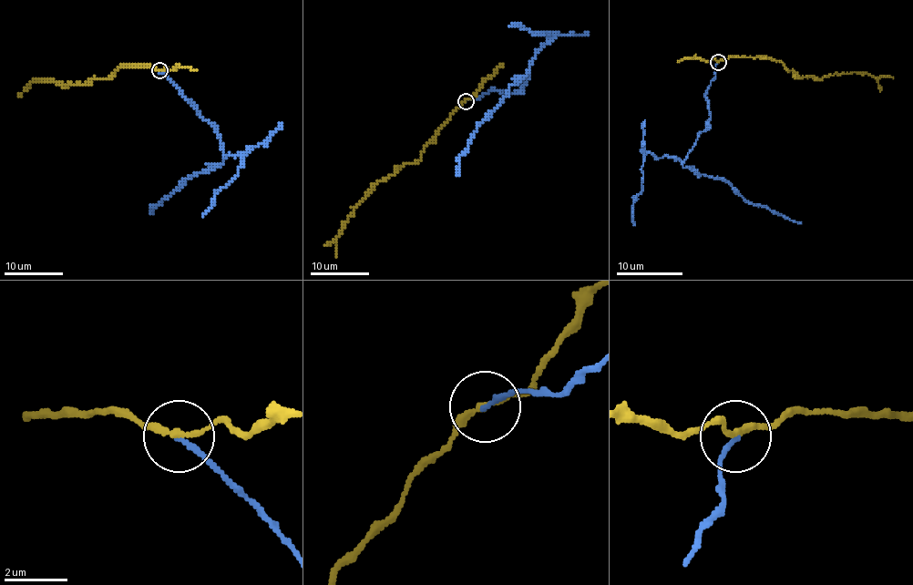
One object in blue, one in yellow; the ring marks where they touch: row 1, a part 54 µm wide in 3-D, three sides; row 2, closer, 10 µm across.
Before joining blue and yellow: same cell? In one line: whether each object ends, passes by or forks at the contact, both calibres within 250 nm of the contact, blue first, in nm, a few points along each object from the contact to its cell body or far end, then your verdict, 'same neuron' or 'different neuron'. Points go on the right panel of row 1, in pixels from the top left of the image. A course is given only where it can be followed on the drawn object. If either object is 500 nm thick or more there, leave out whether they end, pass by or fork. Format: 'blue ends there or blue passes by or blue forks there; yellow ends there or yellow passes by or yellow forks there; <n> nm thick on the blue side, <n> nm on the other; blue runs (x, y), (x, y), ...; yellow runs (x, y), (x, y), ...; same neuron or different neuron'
blue ends there; yellow passes by; 150 nm thick on the blue side, 180 nm on the other; blue runs (719, 62), (705, 93), (711, 115), (682, 166), (699, 174), (720, 178), (746, 202), (801, 223); yellow runs (719, 62), (733, 57), (770, 57), (799, 76), (815, 78), (866, 72), (877, 80), (880, 92); different neuron

